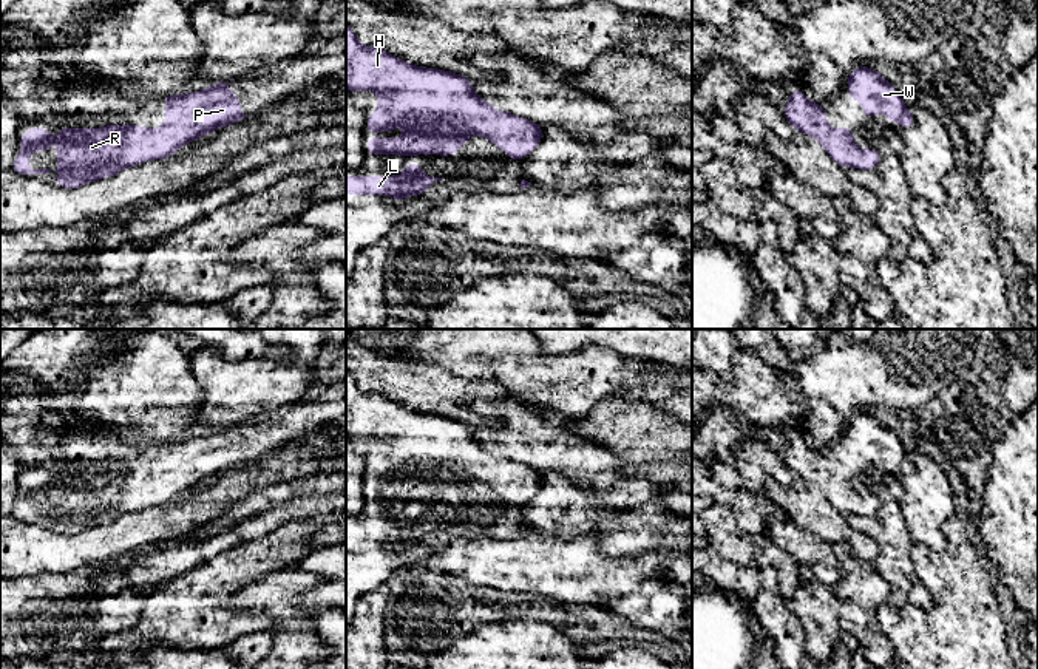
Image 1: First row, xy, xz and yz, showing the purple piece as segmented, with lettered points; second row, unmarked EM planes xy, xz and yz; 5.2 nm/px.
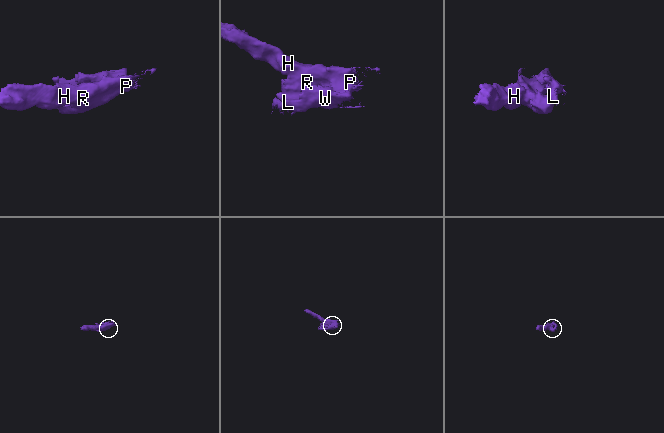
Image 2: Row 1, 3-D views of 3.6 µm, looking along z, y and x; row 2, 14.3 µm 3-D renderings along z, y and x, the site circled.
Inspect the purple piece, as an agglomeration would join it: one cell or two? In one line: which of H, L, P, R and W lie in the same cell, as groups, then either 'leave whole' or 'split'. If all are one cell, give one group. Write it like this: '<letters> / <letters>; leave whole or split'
H L P R W; leave whole

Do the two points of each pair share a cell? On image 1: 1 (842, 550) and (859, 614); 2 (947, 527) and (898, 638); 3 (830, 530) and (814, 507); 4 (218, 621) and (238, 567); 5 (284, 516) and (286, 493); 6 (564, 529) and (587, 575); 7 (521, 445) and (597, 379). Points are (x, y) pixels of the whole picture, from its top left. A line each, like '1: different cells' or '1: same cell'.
1: same cell
2: same cell
3: same cell
4: same cell
5: different cells
6: different cells
7: different cells

